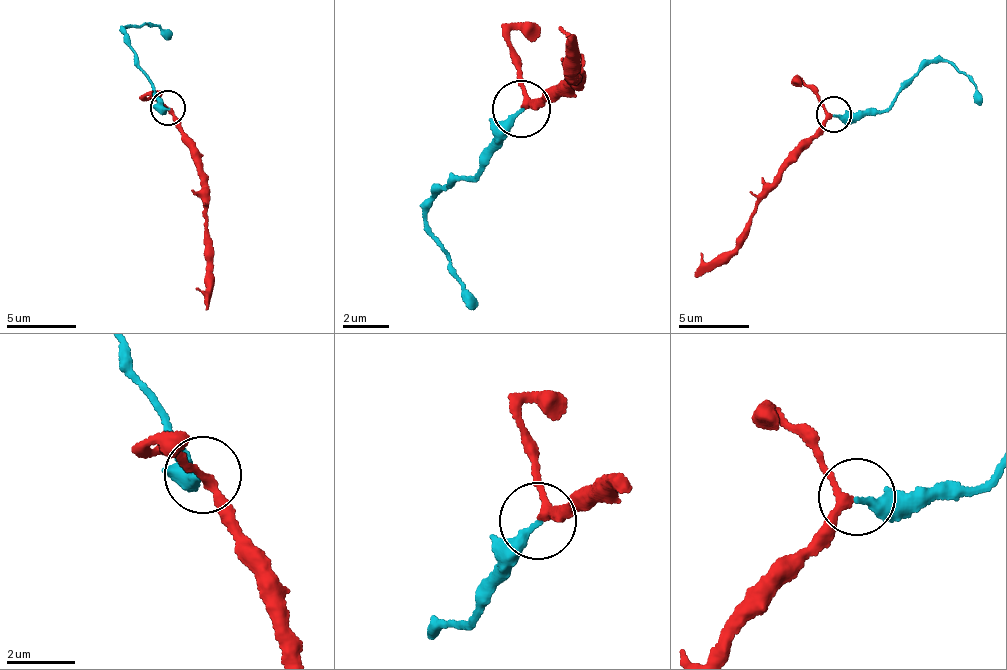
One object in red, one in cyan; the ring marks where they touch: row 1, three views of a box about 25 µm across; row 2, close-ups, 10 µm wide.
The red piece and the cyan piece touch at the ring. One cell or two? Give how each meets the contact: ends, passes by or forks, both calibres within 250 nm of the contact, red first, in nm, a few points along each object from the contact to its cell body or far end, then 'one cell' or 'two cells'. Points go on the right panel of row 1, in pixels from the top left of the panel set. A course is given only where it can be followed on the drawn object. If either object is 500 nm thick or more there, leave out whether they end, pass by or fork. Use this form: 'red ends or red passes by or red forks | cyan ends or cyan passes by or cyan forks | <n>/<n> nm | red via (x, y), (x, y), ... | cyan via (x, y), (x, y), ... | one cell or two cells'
red passes by | cyan ends | 220/260 nm | red via (833, 115), (781, 169), (768, 195), (757, 205), (749, 235), (696, 275) | cyan via (833, 115), (880, 113), (931, 62), (942, 61), (970, 73), (981, 106) | one cell

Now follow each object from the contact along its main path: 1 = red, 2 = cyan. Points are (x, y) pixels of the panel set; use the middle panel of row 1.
1: (522, 108), (570, 81), (577, 83), (578, 75), (571, 85), (569, 38)
2: (522, 108), (481, 169), (431, 198), (426, 213), (470, 311)

